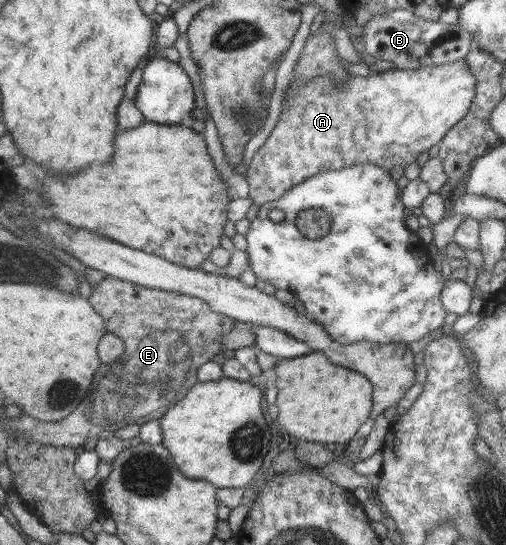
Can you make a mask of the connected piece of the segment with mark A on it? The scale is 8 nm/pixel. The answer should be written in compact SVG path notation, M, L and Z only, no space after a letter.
M464 59L450 64L417 69L390 69L383 73L370 72L367 76L348 75L345 84L335 86L329 76L309 78L307 84L289 80L283 98L279 119L265 142L252 156L244 177L248 183L248 197L261 206L277 200L285 191L323 171L341 169L355 164L373 164L386 171L393 166L403 169L428 148L438 143L469 112L475 94L475 77Z

